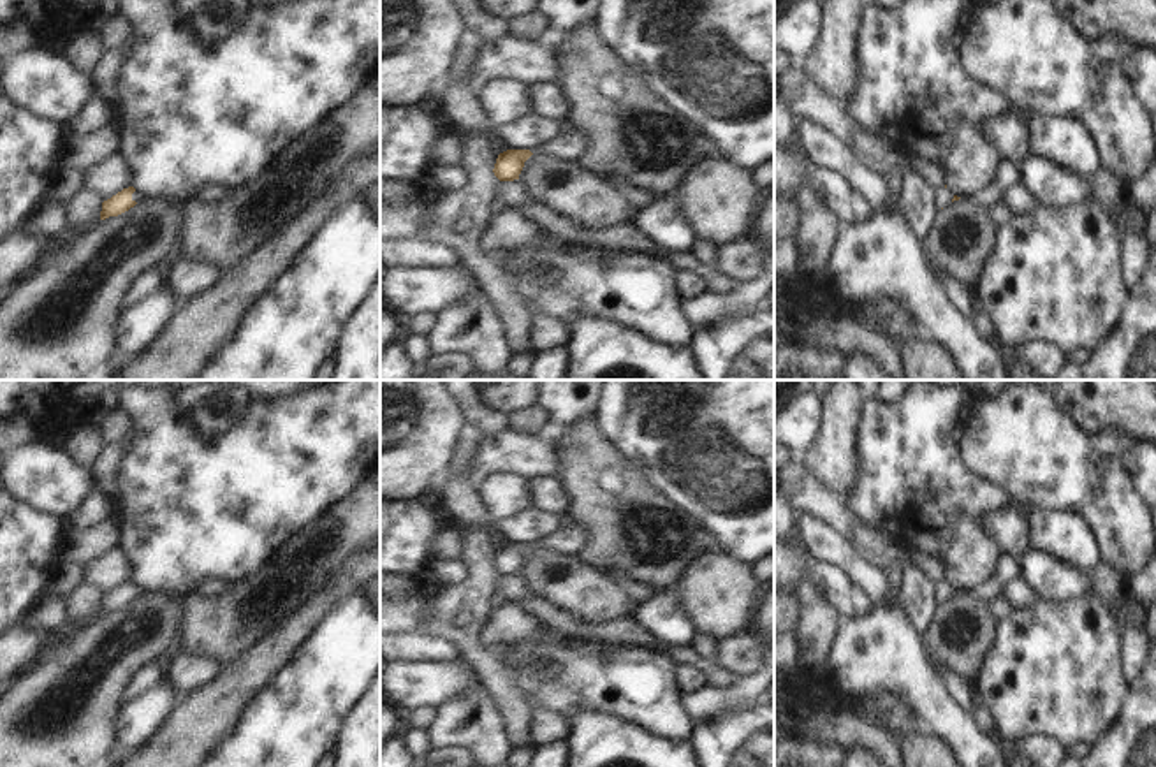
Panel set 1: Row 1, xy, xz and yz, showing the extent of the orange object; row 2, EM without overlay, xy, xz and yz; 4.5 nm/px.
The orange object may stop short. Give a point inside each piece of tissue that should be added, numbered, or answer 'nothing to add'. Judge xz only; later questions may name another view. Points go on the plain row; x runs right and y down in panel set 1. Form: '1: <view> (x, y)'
nothing to add

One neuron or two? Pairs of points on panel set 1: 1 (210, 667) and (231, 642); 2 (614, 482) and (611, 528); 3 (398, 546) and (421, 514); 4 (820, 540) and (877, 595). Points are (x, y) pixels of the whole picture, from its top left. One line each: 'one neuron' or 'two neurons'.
1: two neurons
2: one neuron
3: one neuron
4: one neuron

